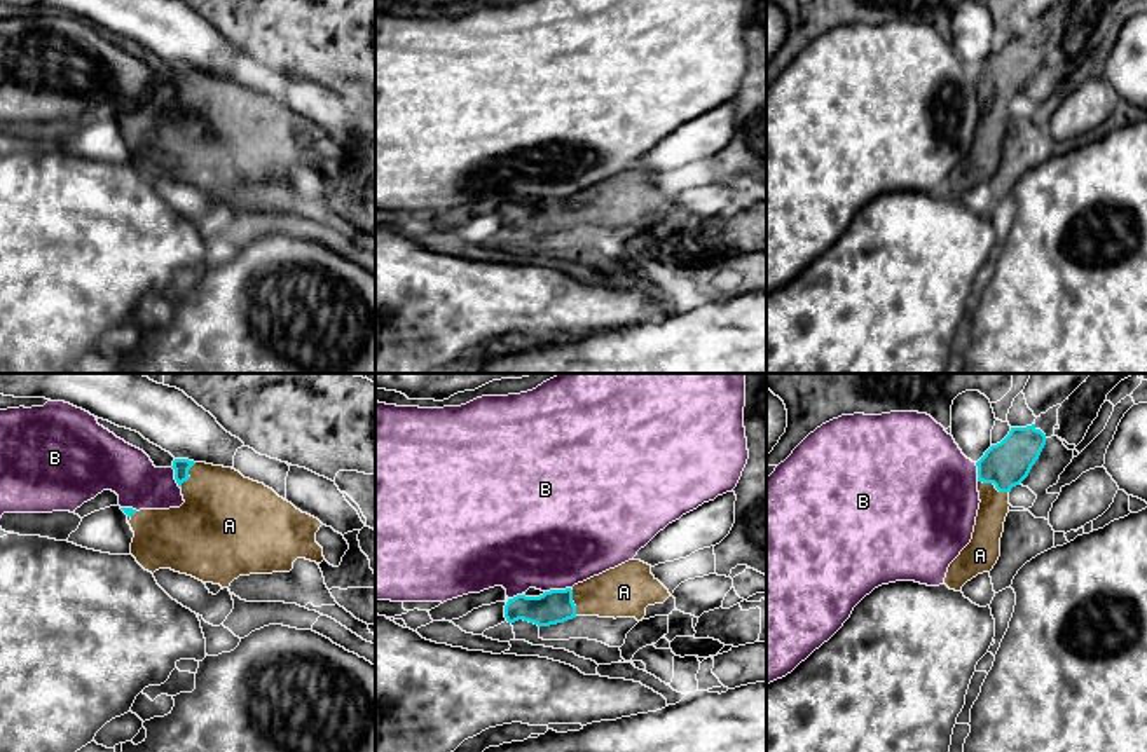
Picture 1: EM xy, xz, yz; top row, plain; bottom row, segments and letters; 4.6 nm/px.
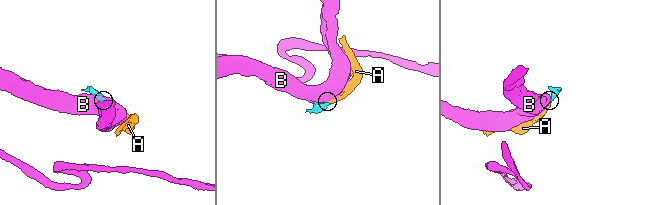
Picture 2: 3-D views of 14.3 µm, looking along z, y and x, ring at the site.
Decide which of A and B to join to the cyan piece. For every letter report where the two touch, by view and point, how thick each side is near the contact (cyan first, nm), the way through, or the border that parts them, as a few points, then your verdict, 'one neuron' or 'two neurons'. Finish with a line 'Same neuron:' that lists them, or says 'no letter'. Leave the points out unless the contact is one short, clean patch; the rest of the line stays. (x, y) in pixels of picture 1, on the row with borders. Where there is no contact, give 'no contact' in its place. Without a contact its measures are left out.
A: yz (994, 484) | 220/140 nm | one neuron
B: xz (557, 590) | 160/500 nm | two neurons
Same neuron: A

